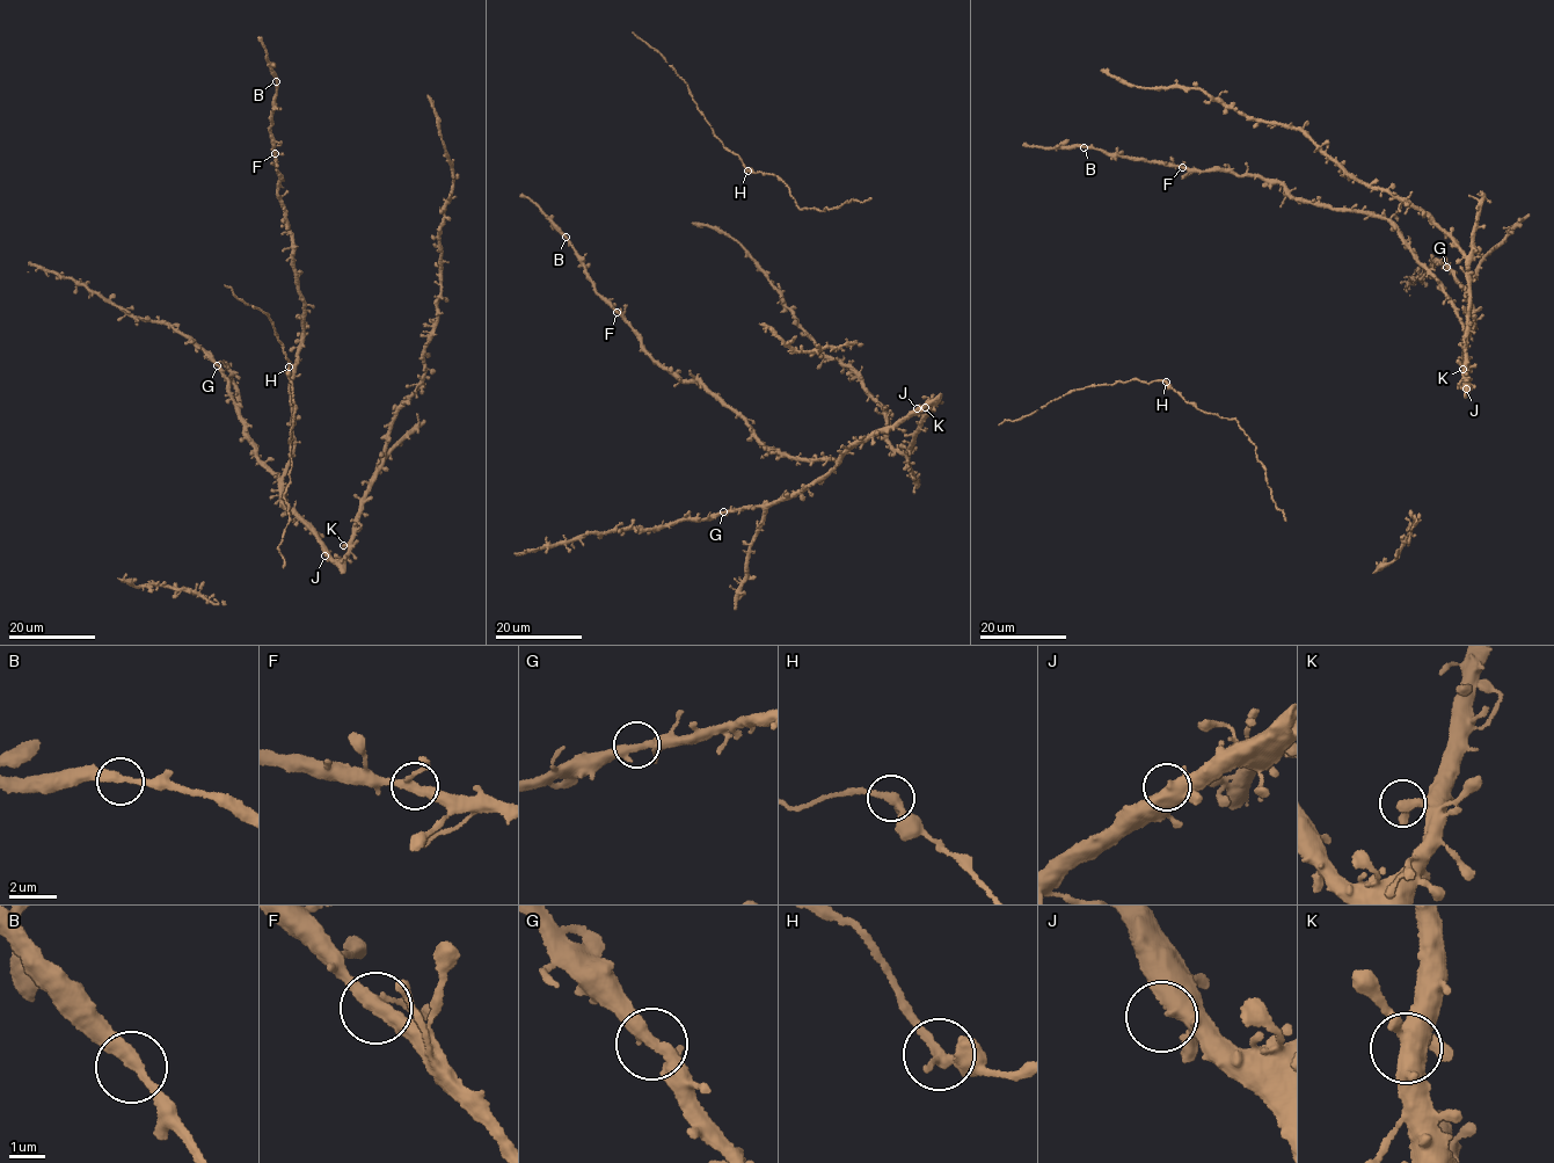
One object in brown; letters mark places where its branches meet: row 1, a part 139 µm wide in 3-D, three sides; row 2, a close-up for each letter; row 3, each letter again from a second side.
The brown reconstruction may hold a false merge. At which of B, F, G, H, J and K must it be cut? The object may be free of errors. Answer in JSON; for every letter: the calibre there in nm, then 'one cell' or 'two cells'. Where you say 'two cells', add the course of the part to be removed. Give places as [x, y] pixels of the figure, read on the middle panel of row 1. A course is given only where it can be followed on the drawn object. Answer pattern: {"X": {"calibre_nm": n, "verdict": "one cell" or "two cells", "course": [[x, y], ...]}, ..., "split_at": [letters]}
{"B": {"calibre_nm": 320, "verdict": "one cell"}, "F": {"calibre_nm": 320, "verdict": "one cell"}, "G": {"calibre_nm": 320, "verdict": "one cell"}, "H": {"calibre_nm": 240, "verdict": "one cell"}, "J": {"calibre_nm": 360, "verdict": "one cell"}, "K": {"calibre_nm": 300, "verdict": "one cell"}, "split_at": []}

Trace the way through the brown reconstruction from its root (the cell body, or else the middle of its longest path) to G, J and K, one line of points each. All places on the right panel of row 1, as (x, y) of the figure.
G: (1466, 371), (1466, 334), (1473, 329), (1474, 310), (1466, 288), (1446, 267)
J: (1466, 371), (1466, 389)
K: (1466, 371), (1466, 387), (1463, 369)

